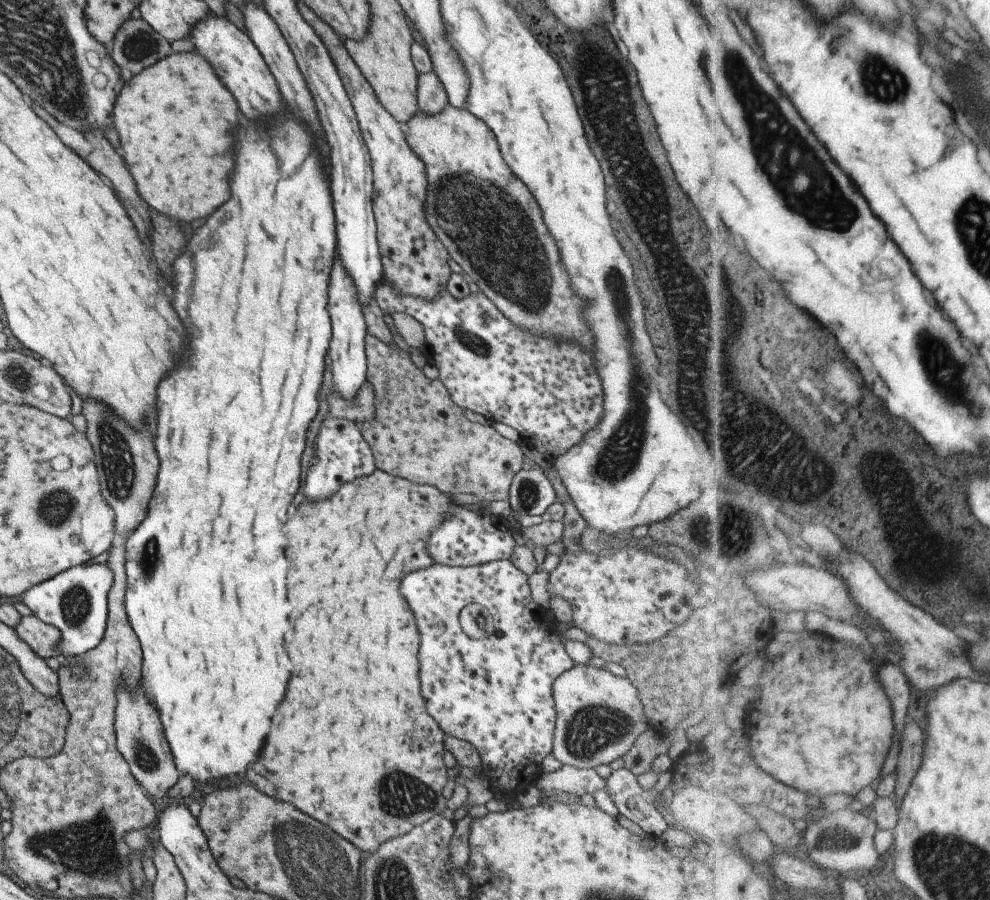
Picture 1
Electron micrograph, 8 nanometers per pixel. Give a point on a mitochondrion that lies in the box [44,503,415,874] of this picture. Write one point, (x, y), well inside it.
(76, 604)

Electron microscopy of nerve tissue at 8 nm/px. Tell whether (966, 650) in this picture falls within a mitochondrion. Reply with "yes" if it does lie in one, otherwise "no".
no

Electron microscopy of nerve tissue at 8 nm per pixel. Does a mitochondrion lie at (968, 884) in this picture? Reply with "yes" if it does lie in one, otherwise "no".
yes

